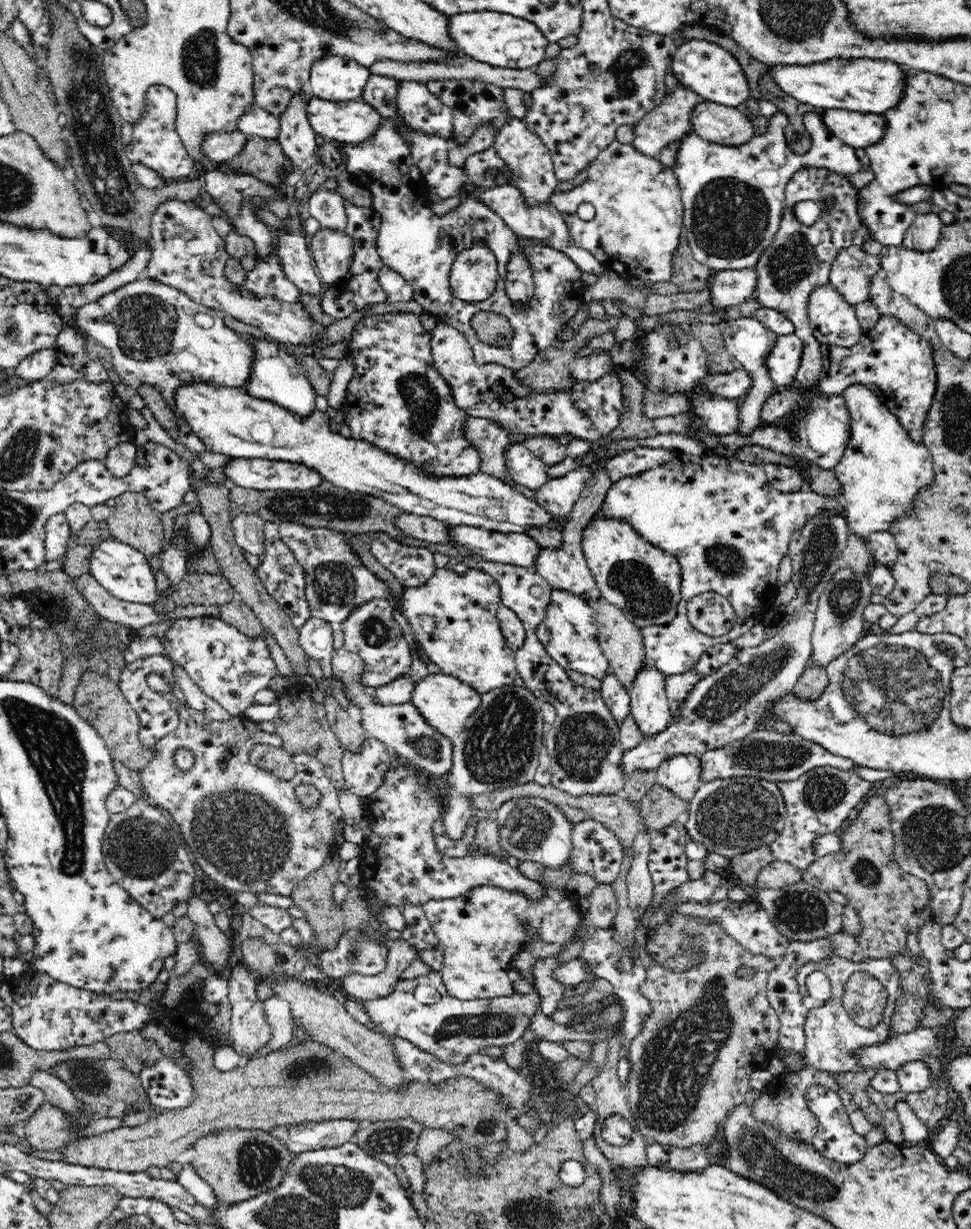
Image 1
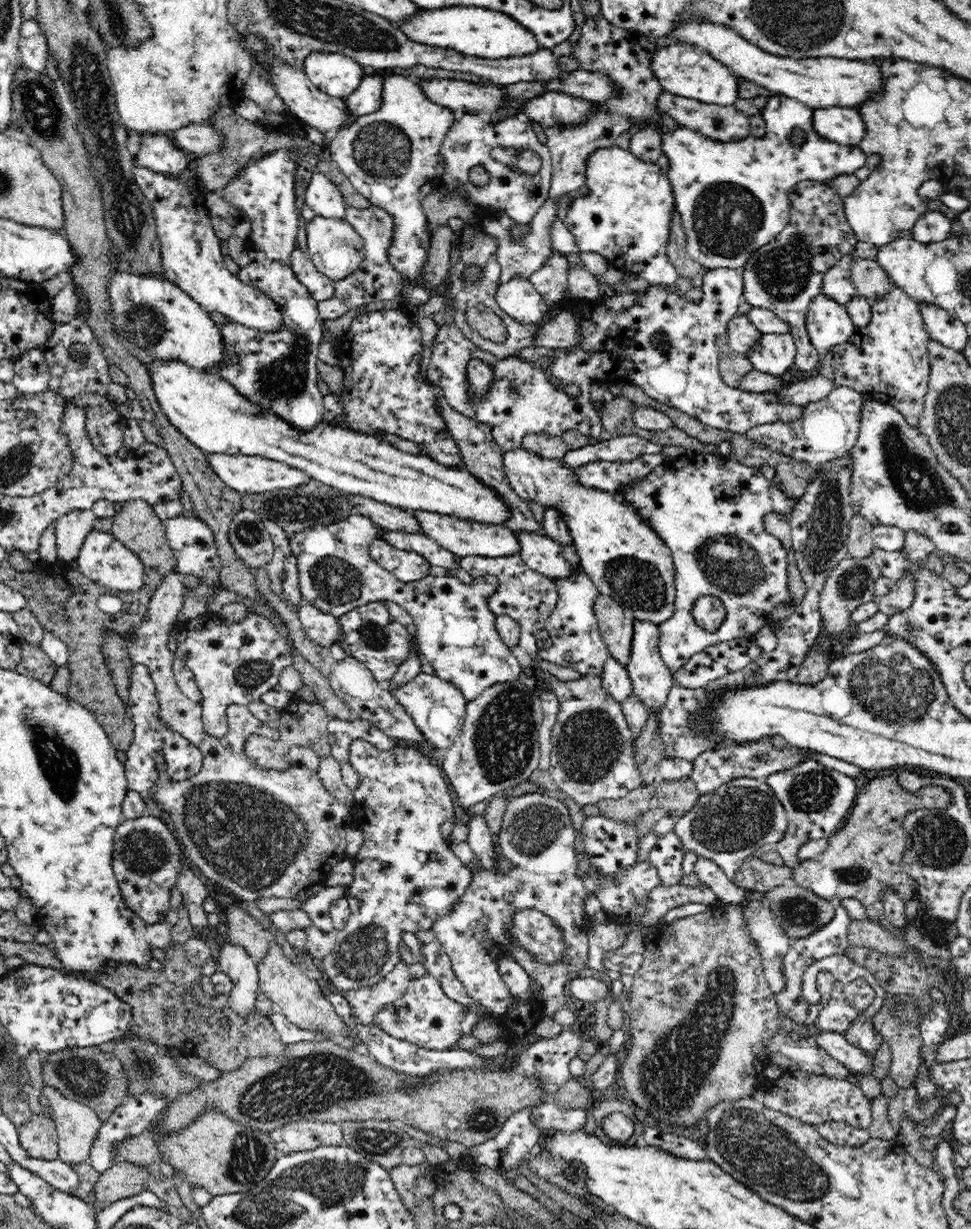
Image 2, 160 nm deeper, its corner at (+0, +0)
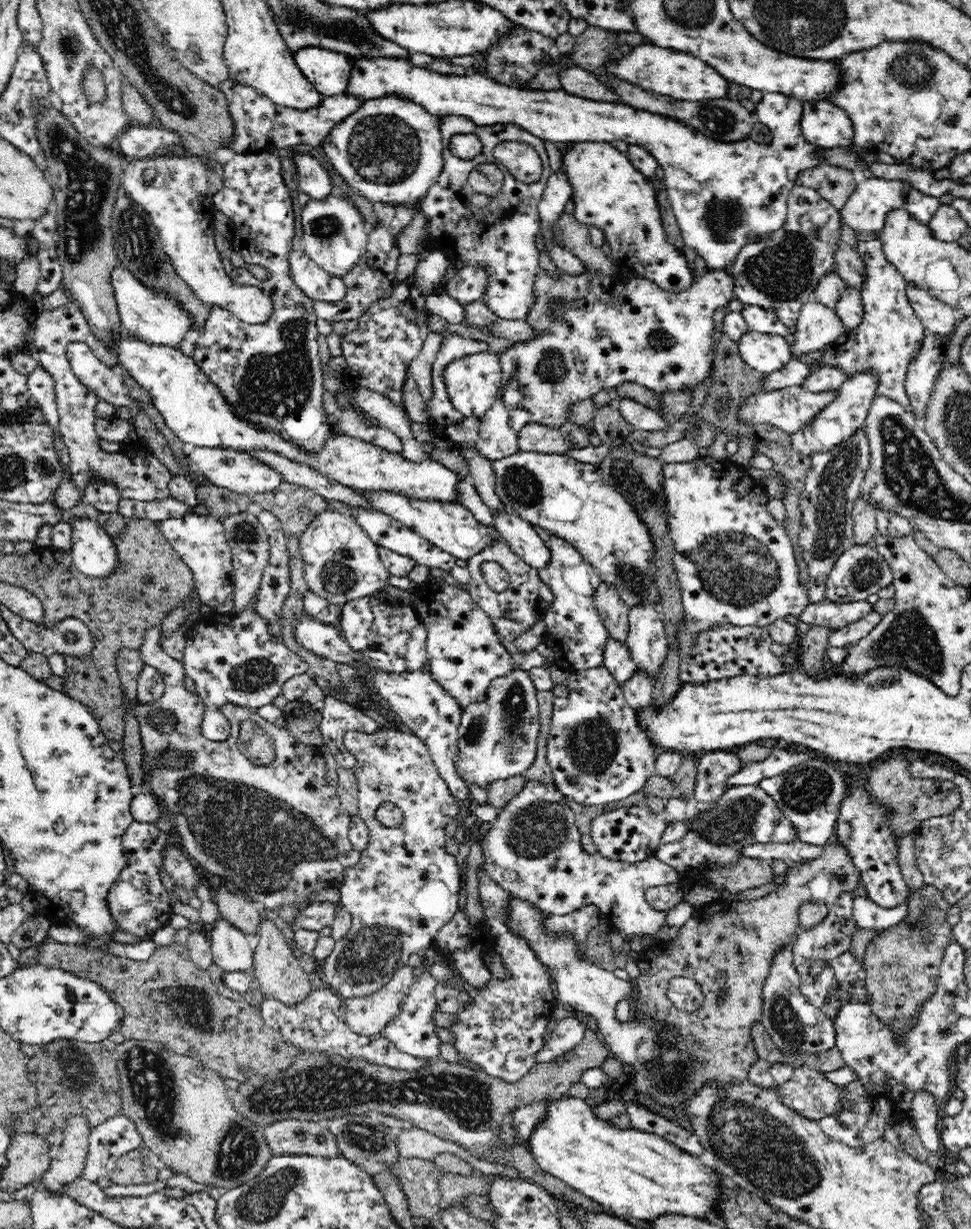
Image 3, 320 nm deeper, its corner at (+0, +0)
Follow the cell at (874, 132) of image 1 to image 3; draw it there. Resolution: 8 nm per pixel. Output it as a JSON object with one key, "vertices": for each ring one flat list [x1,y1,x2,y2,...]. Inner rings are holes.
{"vertices":[[828,100,803,103,800,129,810,144,822,149,850,147,855,136,854,128,846,111]]}

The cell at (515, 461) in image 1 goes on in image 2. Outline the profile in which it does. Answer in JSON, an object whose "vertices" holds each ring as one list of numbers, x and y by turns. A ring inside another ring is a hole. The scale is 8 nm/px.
{"vertices":[[520,447,503,453,503,467,510,486,524,502,536,502,544,508,554,505,562,509,563,519,567,521,573,546,580,557,581,567,598,588,598,594,612,597,634,620,659,625,672,618,675,610,676,589,671,550,652,531,652,527,648,527,638,517,632,507,620,502,616,493,586,487,582,483,576,482,575,469,568,467,562,459,547,459]]}

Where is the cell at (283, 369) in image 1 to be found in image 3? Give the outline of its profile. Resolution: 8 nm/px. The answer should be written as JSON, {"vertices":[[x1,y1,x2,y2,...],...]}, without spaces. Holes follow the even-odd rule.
{"vertices":[[257,152,257,153,243,153,238,156,234,156,226,166,224,166,224,185,223,188,213,196,213,204,215,209,223,212,233,224,233,232,231,236,231,242,233,250,236,250,242,254,244,261,250,265,260,265,261,267,267,268,270,271,270,278,265,281,260,281,254,278,250,270,246,268,235,268,230,272,229,276,235,284,240,284,243,286,252,286,256,288,261,288,264,294,270,295,273,300,273,311,270,318,263,322,262,324,248,324,244,320,240,320,236,317,233,312,226,310,226,308,218,308,212,306,208,318,198,330,198,338,195,345,189,348,195,363,198,364,202,372,208,375,208,380,212,381,212,384,218,385,220,392,227,397,227,400,231,401,232,407,236,410,239,416,243,416,243,420,250,420,252,424,260,424,263,428,274,428,275,432,278,432,280,436,283,436,284,440,290,440,292,444,298,444,299,448,306,448,308,452,320,452,320,448,324,446,326,436,328,432,332,431,331,418,326,416,323,406,322,394,324,394,324,379,326,374,322,371,322,362,320,361,320,356,318,355,318,330,316,329,316,313,313,307,314,300,308,298,301,291,296,283,293,281,290,271,289,256,291,251,291,242,294,238,294,230,296,230,296,216,294,216,294,206,292,198,290,197,289,189,286,188,284,180,282,180,282,158,278,158,280,152]]}

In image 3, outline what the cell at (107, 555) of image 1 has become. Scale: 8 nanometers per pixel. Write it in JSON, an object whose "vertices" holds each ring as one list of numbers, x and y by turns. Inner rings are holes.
{"vertices":[[80,517,72,518,72,567,80,574,108,578,118,566,118,556,113,538,98,525,98,521]]}

